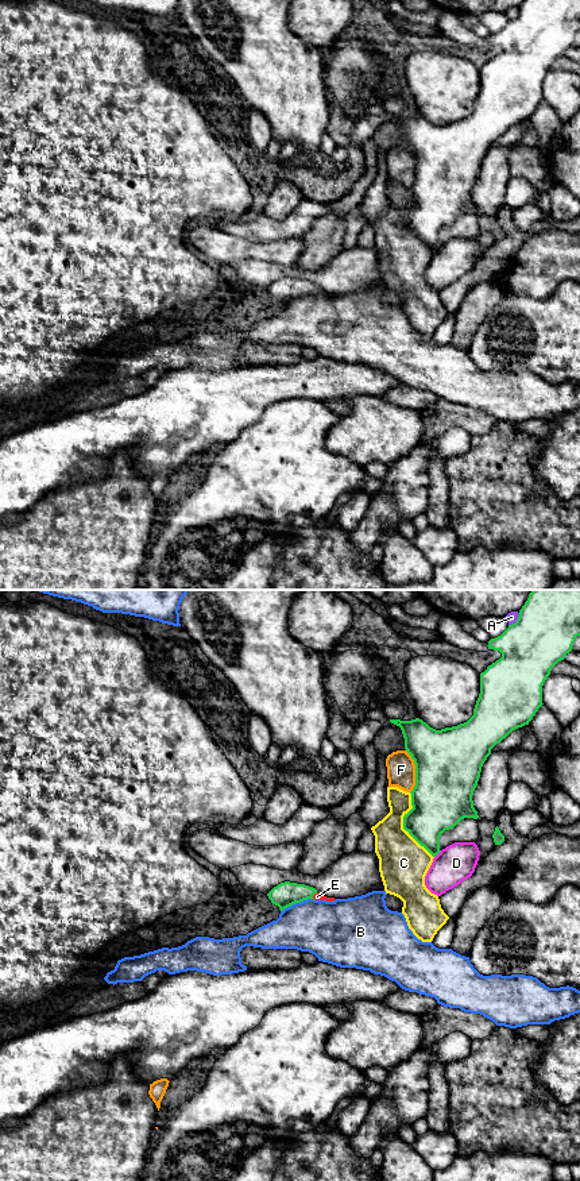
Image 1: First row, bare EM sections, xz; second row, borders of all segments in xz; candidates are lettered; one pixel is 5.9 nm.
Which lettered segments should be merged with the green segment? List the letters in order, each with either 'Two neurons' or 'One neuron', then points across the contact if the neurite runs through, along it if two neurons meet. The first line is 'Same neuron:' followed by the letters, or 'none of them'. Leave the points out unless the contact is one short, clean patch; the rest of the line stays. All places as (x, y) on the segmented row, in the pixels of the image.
Same neuron: E
A: Two neurons. Boundary: xz (519, 613), (518, 618), (509, 625)
B: Two neurons
C: Two neurons
D: Two neurons
E: One neuron. Path across: xz (286, 894), (313, 894), (317, 896)
F: Two neurons

